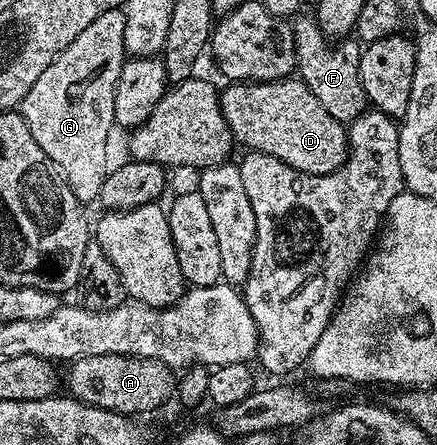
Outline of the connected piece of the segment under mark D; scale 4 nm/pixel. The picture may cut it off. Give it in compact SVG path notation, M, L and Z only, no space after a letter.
M298 76L278 78L275 82L231 82L222 87L219 94L219 107L225 116L231 137L248 151L256 150L273 156L289 168L306 174L332 174L347 162L349 153L349 130L325 110L321 100L309 90L306 83Z

